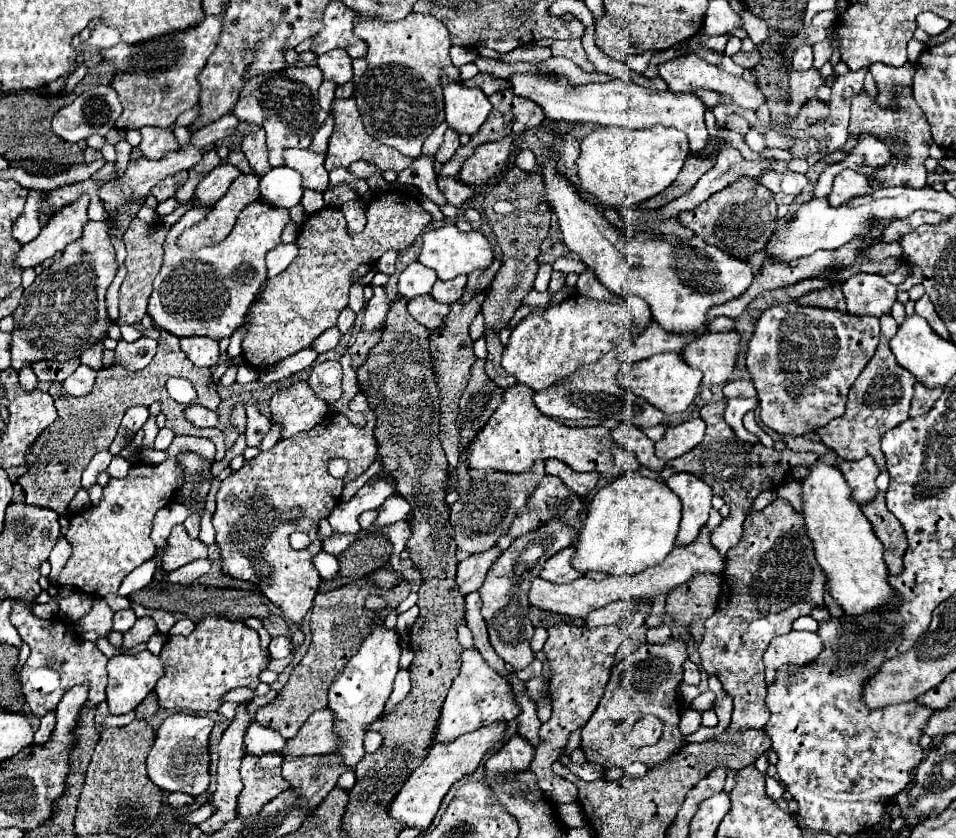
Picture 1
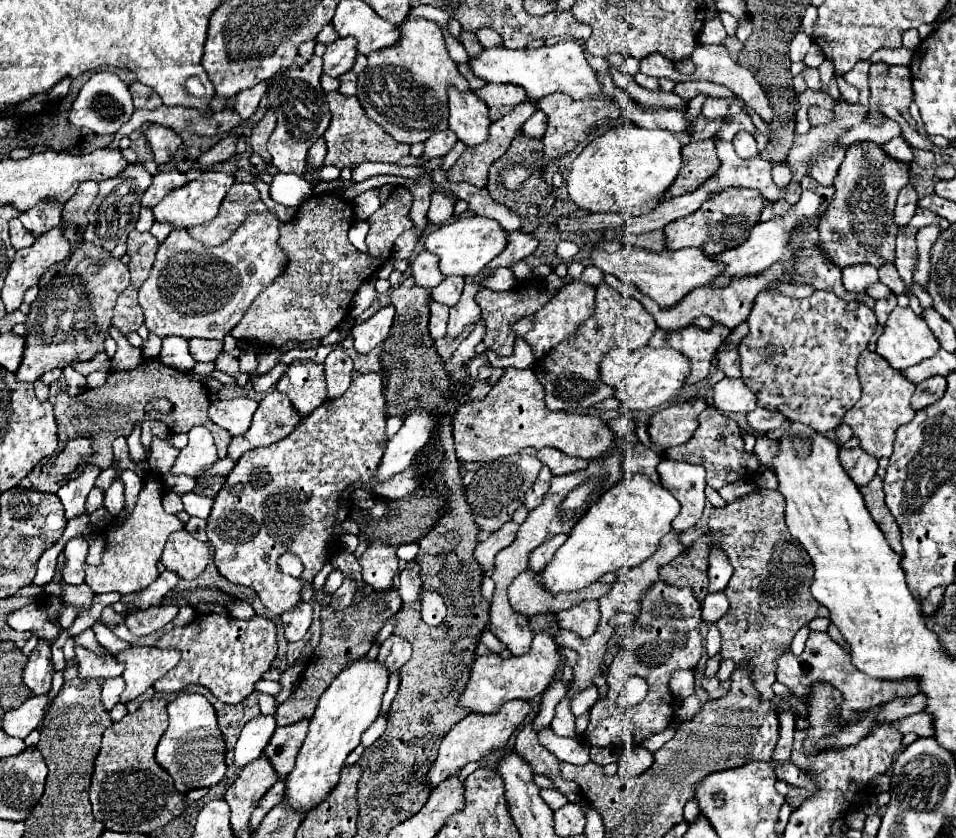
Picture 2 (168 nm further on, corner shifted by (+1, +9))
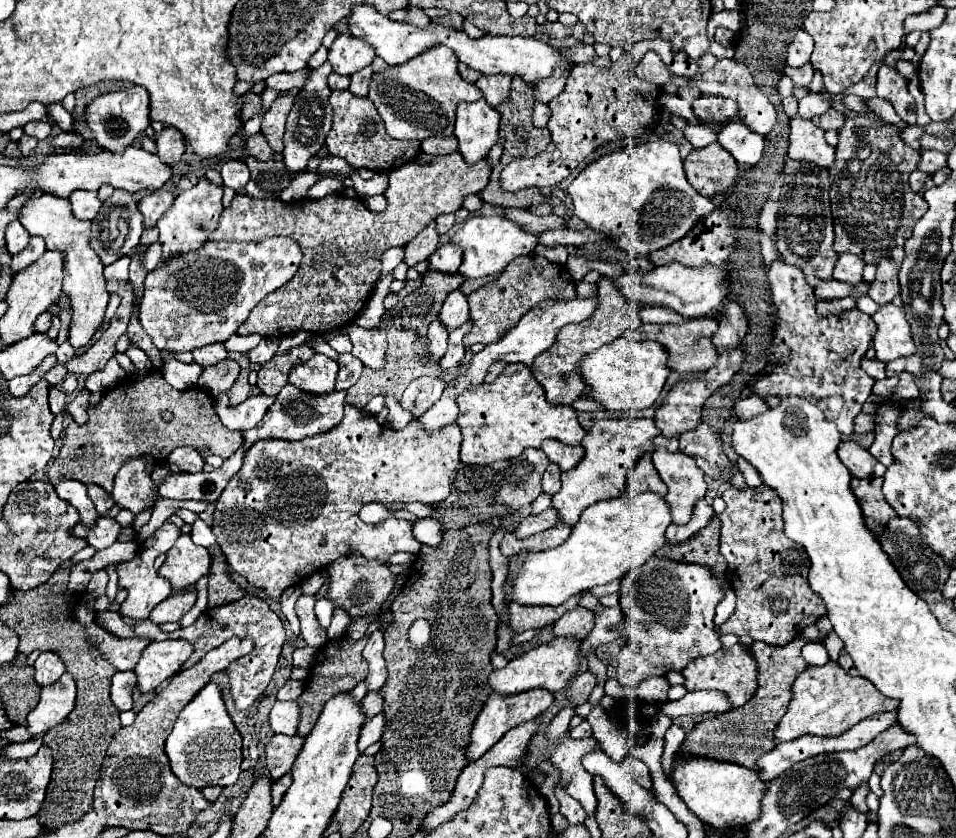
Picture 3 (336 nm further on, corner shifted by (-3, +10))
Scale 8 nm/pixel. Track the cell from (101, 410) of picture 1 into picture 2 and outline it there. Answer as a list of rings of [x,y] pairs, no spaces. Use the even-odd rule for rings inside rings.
[[[144,361],[146,365],[140,365],[132,371],[110,371],[108,377],[106,377],[106,385],[98,387],[98,389],[86,389],[82,391],[80,395],[72,397],[68,393],[60,393],[56,397],[56,403],[54,403],[54,415],[56,415],[56,423],[58,423],[58,451],[56,455],[50,459],[52,463],[46,465],[46,459],[38,465],[38,471],[30,471],[28,473],[28,479],[32,483],[32,491],[40,491],[40,493],[58,493],[60,487],[70,481],[70,477],[86,463],[94,463],[98,465],[100,469],[106,469],[110,463],[112,463],[112,441],[114,437],[118,435],[124,435],[128,437],[134,423],[138,421],[144,421],[146,419],[146,405],[152,401],[152,399],[168,399],[172,403],[172,411],[170,413],[160,413],[160,411],[152,411],[150,417],[152,419],[160,419],[164,421],[172,433],[186,433],[190,427],[194,425],[204,425],[210,429],[210,433],[214,435],[214,441],[216,441],[216,447],[218,447],[218,457],[226,457],[226,449],[228,449],[228,443],[230,443],[230,435],[228,431],[224,431],[222,427],[216,427],[210,419],[208,419],[208,407],[210,407],[210,399],[208,399],[208,391],[204,387],[204,383],[200,381],[194,381],[188,373],[184,371],[178,371],[174,367],[168,367],[160,361]]]

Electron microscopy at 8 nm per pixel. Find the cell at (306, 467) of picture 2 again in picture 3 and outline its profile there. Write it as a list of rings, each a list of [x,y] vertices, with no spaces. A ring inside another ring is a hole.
[[[346,406],[344,420],[328,434],[296,442],[260,440],[252,444],[244,454],[240,472],[226,484],[222,496],[216,500],[212,524],[214,536],[226,554],[230,568],[256,588],[262,588],[272,600],[280,600],[288,586],[300,584],[336,558],[352,552],[382,562],[388,562],[398,550],[418,554],[420,542],[412,536],[412,522],[390,516],[378,524],[364,524],[358,518],[358,512],[370,502],[380,502],[390,510],[392,504],[446,500],[450,494],[450,474],[460,464],[460,444],[462,434],[456,422],[442,426],[436,432],[424,430],[418,420],[412,420],[402,430],[392,430],[390,426],[378,424],[374,416],[366,416],[362,410]]]

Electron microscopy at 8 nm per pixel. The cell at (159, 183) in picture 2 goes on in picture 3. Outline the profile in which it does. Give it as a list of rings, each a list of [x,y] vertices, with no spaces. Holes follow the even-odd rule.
[[[156,190],[146,194],[140,202],[138,202],[138,210],[144,216],[144,228],[154,228],[156,222],[160,220],[160,216],[164,214],[164,210],[168,210],[168,206],[172,206],[174,202],[174,192],[172,190]]]

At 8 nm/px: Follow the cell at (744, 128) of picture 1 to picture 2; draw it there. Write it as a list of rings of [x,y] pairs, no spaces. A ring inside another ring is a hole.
[[[706,99],[706,103],[702,105],[702,115],[708,119],[724,119],[730,115],[736,115],[742,111],[742,103],[736,101],[728,101],[728,99]]]

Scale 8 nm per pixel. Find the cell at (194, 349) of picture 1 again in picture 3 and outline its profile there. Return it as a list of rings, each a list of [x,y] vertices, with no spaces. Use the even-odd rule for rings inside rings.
[[[208,344],[204,348],[194,350],[192,354],[194,354],[196,364],[200,364],[204,368],[206,366],[214,366],[214,364],[218,364],[218,362],[222,362],[222,360],[228,358],[228,352],[226,352],[224,344]]]

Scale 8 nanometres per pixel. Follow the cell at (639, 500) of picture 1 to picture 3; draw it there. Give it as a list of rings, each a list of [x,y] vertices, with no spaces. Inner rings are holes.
[[[654,492],[622,494],[616,500],[604,500],[588,506],[582,512],[580,520],[572,526],[572,534],[568,536],[568,540],[558,548],[528,552],[520,566],[516,560],[518,554],[512,554],[508,558],[508,576],[512,576],[512,602],[518,602],[522,606],[560,606],[570,596],[626,576],[630,570],[640,568],[650,556],[654,556],[660,546],[664,546],[664,532],[670,522],[670,508],[666,500]]]

